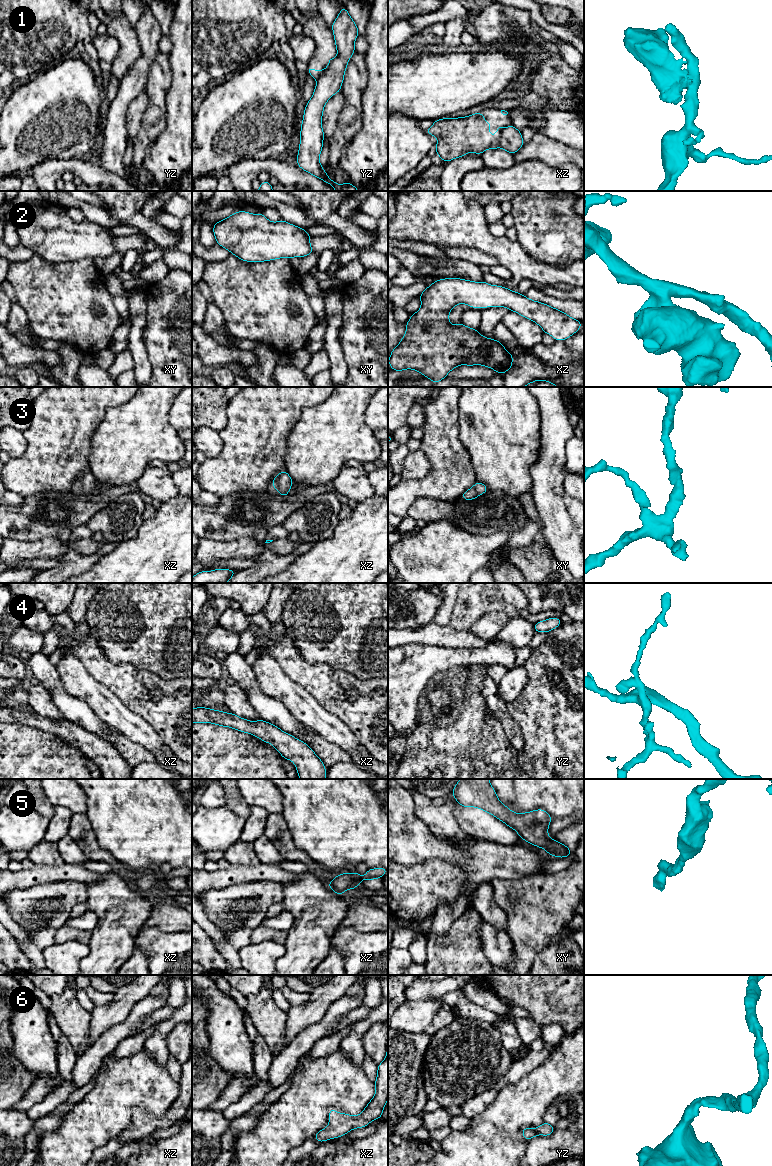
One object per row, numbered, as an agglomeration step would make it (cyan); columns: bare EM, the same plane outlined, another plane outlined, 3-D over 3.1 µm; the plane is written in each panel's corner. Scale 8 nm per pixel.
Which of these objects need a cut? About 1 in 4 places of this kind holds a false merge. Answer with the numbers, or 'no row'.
1

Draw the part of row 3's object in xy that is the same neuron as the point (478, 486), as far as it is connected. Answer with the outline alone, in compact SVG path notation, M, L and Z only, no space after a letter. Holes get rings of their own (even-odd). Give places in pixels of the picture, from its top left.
M477 481L473 487L471 487L470 489L466 490L463 494L462 494L462 498L464 500L474 500L475 498L477 498L479 495L483 495L485 492L488 491L488 488L486 487L486 485L484 485L483 483Z

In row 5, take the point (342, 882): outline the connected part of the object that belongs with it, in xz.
M385 868L368 869L365 876L361 876L359 873L341 873L338 874L331 882L327 883L329 888L333 890L337 895L341 896L346 890L354 890L356 886L359 886L363 879L375 880L382 878L388 870ZM341 896L342 897L342 896Z

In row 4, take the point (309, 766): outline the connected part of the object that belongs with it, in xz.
M197 707L192 708L192 723L212 723L254 735L272 744L284 759L291 760L300 779L326 779L324 763L305 742L262 719L249 721L233 713Z

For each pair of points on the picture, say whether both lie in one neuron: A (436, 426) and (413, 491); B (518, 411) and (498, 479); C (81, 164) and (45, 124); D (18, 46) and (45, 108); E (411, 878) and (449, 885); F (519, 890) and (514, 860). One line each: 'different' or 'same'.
A: same
B: same
C: different
D: different
E: same
F: different

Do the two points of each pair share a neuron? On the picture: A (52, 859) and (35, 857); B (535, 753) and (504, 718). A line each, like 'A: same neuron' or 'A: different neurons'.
A: same neuron
B: different neurons

